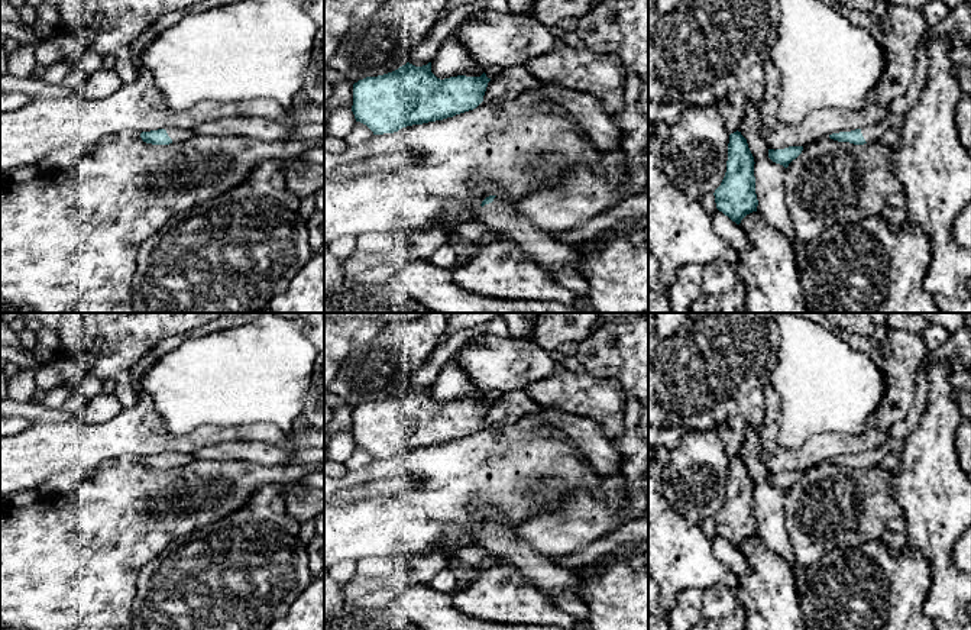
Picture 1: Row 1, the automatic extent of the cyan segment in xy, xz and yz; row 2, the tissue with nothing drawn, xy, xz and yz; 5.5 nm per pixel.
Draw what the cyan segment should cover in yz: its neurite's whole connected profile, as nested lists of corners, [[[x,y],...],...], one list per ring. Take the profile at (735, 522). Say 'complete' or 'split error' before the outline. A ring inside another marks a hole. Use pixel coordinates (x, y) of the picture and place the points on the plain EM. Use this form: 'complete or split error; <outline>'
complete; [[[741,456],[729,459],[726,497],[721,510],[715,514],[716,533],[737,549],[757,536],[754,481]]]

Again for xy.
split error; [[[166,452],[150,456],[142,456],[140,462],[146,468],[152,469],[169,469],[185,466],[195,459],[195,455],[179,453],[179,452]]]

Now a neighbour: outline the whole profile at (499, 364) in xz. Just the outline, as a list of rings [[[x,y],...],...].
[[[486,335],[478,343],[465,343],[451,358],[483,394],[525,390],[553,375],[557,365],[550,352],[533,340],[498,335]]]

